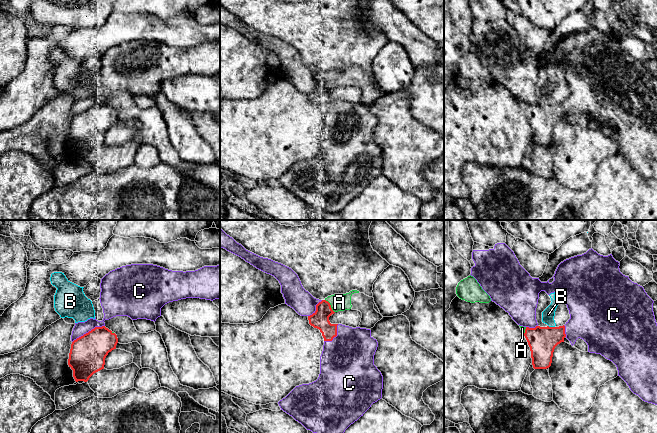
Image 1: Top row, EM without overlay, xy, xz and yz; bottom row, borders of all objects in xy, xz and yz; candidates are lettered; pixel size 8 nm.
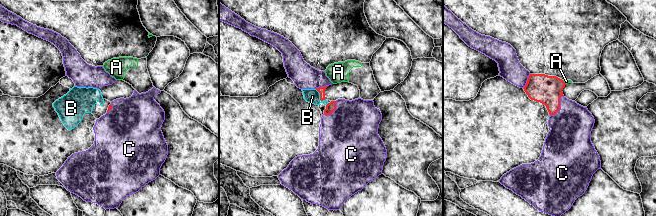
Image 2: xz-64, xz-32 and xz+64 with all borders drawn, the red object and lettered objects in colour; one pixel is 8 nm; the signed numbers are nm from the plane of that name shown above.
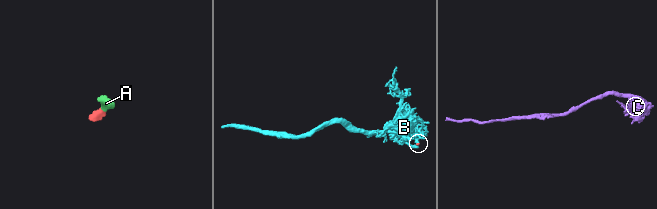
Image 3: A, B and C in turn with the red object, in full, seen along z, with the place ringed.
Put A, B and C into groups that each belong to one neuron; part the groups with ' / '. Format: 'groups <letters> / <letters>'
groups A C / B

